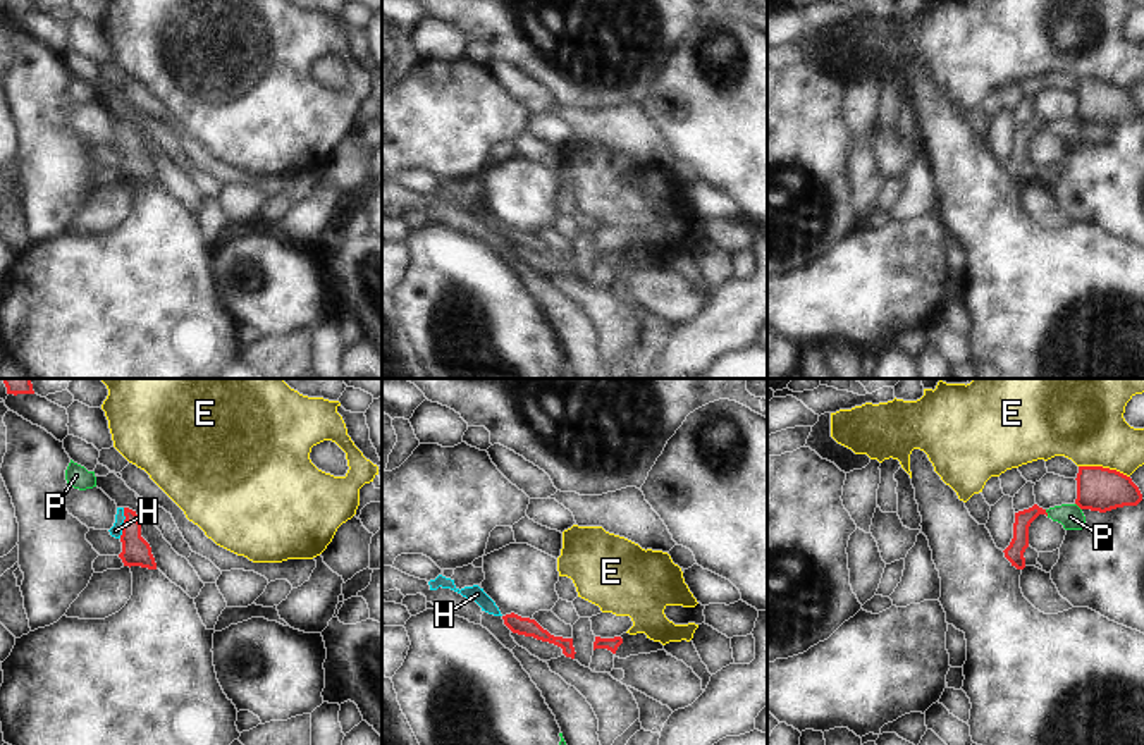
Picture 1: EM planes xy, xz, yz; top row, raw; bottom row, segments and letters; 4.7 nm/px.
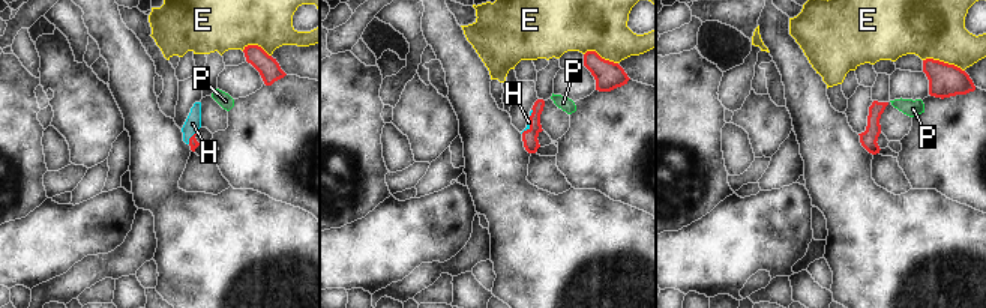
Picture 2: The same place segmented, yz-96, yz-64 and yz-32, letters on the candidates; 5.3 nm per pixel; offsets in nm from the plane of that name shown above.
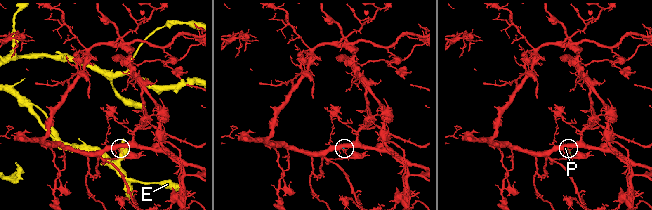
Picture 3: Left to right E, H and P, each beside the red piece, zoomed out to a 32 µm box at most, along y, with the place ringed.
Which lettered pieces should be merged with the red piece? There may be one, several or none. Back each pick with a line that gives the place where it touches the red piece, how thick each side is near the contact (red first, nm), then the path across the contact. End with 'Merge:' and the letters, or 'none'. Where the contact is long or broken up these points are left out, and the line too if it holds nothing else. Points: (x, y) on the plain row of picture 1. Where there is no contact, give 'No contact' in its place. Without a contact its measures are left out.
H: Touches red at xy (123, 138). Thickness 140 nm (red) against 60 nm. Path across: xy (136, 166), (129, 145), (123, 138), (116, 145)
Merge: H.

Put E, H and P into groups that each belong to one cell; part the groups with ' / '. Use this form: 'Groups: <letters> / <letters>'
Groups: E / H / P.

